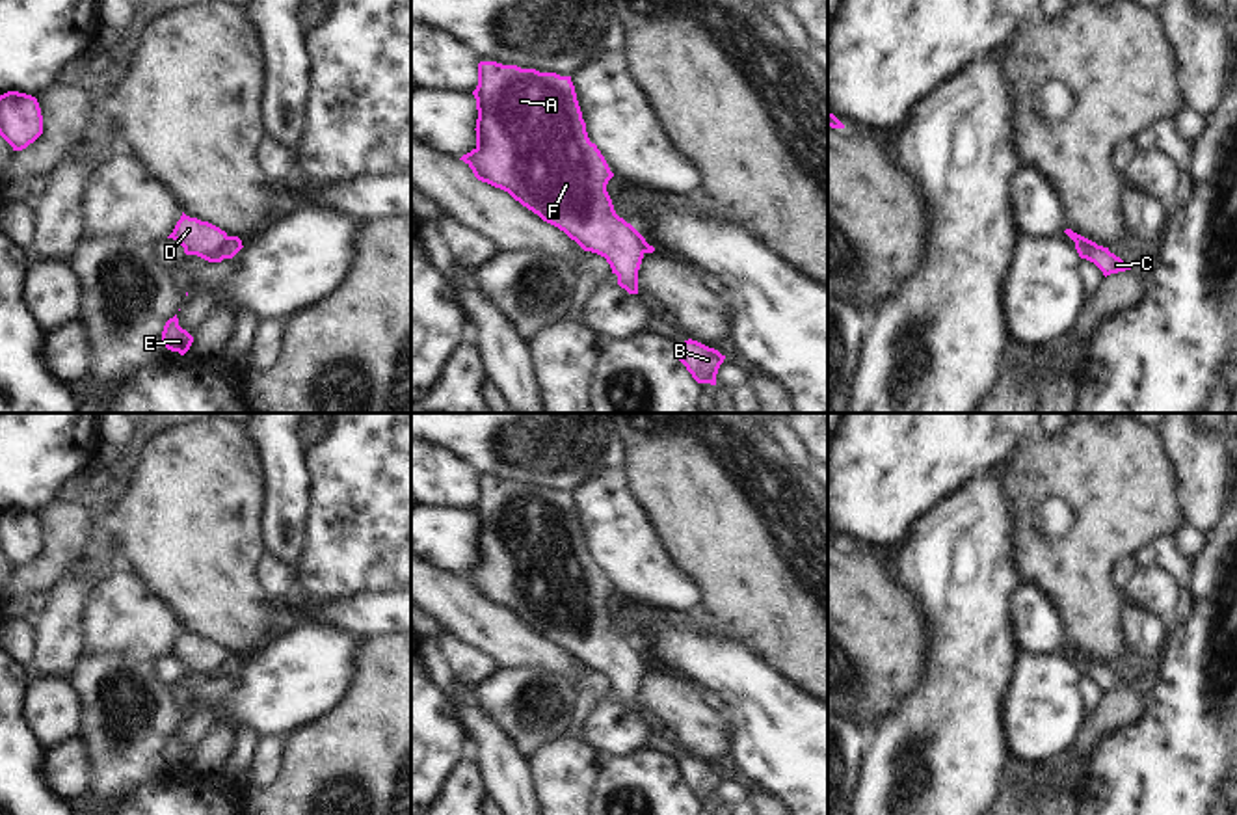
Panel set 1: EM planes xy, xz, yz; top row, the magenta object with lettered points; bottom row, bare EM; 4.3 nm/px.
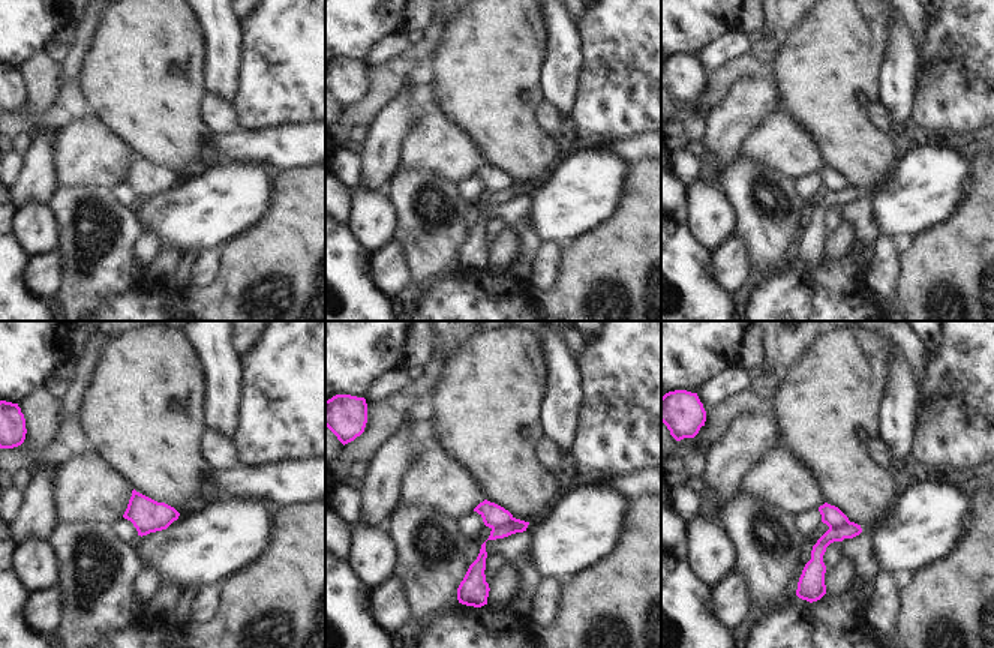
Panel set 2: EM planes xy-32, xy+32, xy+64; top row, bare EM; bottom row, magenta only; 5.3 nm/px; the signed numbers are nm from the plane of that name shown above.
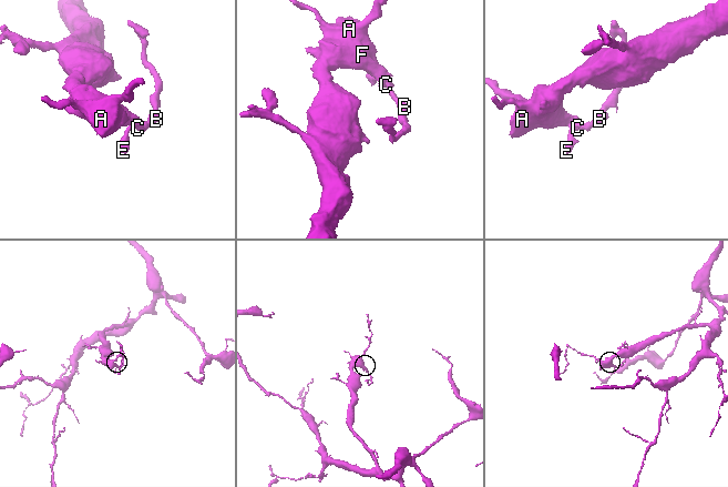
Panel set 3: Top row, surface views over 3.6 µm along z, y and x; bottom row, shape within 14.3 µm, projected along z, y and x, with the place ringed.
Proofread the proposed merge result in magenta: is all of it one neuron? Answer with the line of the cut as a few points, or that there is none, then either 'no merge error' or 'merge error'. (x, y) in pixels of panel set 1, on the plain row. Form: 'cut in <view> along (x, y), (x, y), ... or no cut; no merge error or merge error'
cut in xy along (227, 654), (205, 676); merge error

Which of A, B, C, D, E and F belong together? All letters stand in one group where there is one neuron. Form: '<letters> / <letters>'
A D F / B C E

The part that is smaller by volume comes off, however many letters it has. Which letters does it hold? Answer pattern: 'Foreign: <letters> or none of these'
Foreign: B, C, E

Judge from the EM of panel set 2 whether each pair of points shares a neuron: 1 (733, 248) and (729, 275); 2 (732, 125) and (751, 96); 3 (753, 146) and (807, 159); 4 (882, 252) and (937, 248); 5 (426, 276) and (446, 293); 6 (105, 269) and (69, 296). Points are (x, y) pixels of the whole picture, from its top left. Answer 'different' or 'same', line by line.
1: same
2: same
3: same
4: different
5: different
6: same

